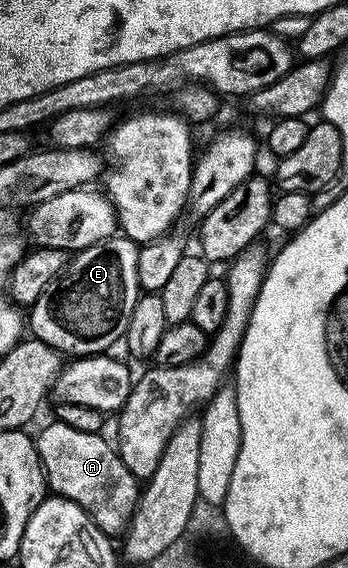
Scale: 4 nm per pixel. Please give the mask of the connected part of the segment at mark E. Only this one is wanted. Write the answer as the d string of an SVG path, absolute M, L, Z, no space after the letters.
M114 234L95 246L87 246L81 252L74 252L65 261L65 268L45 289L43 294L27 312L27 328L36 339L56 352L69 358L99 356L110 351L113 343L120 341L131 322L131 310L135 310L137 297L142 295L139 286L138 244L124 234Z

